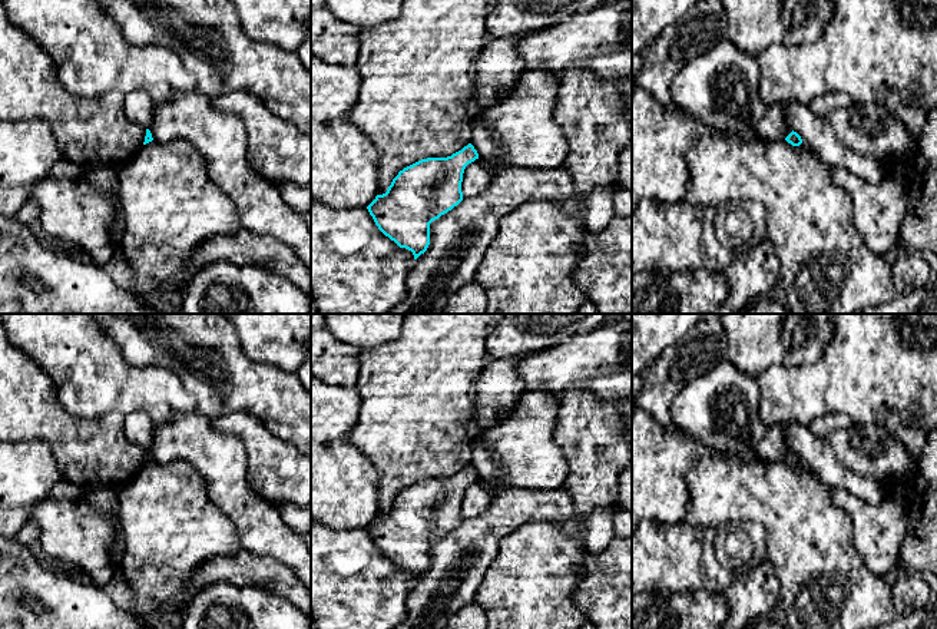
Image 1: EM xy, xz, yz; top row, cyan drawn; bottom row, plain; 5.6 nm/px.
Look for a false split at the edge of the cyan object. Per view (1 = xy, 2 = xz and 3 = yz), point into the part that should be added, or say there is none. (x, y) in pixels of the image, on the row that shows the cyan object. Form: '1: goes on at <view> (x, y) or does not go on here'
1: does not go on here
2: does not go on here
3: does not go on here

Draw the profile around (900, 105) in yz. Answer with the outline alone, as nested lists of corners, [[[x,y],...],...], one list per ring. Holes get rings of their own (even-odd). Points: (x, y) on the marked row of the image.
[[[890,90],[884,107],[897,117],[918,142],[928,117],[928,112],[913,103],[913,96],[905,92]]]

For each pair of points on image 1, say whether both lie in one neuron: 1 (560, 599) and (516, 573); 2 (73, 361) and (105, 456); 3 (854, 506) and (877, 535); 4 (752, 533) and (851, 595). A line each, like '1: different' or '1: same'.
1: same
2: different
3: same
4: different

